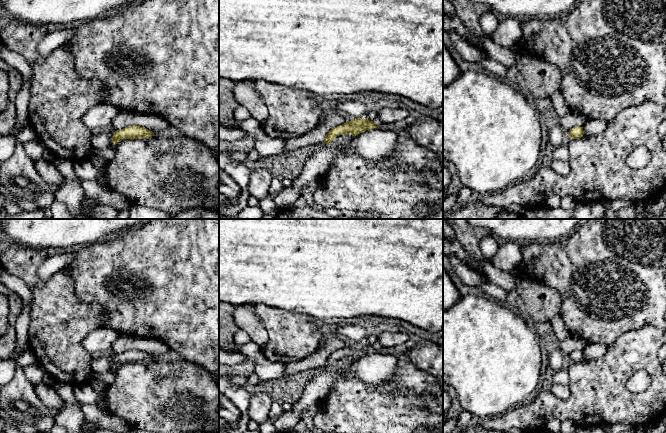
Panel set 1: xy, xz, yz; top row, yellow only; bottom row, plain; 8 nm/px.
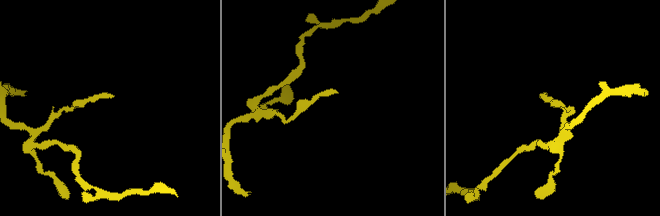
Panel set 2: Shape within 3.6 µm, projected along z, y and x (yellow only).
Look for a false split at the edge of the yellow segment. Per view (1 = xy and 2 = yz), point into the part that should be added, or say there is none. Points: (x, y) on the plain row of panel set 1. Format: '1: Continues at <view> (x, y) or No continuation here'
1: No continuation here
2: No continuation here

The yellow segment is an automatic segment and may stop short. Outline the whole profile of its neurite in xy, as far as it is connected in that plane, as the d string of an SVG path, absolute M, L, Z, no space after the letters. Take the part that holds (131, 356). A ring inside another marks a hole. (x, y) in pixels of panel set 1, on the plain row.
M128 350L117 354L112 360L112 367L116 369L124 363L149 362L153 360L153 356L140 350Z

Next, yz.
M575 350L571 352L568 356L568 360L571 363L581 362L584 358L583 351Z

